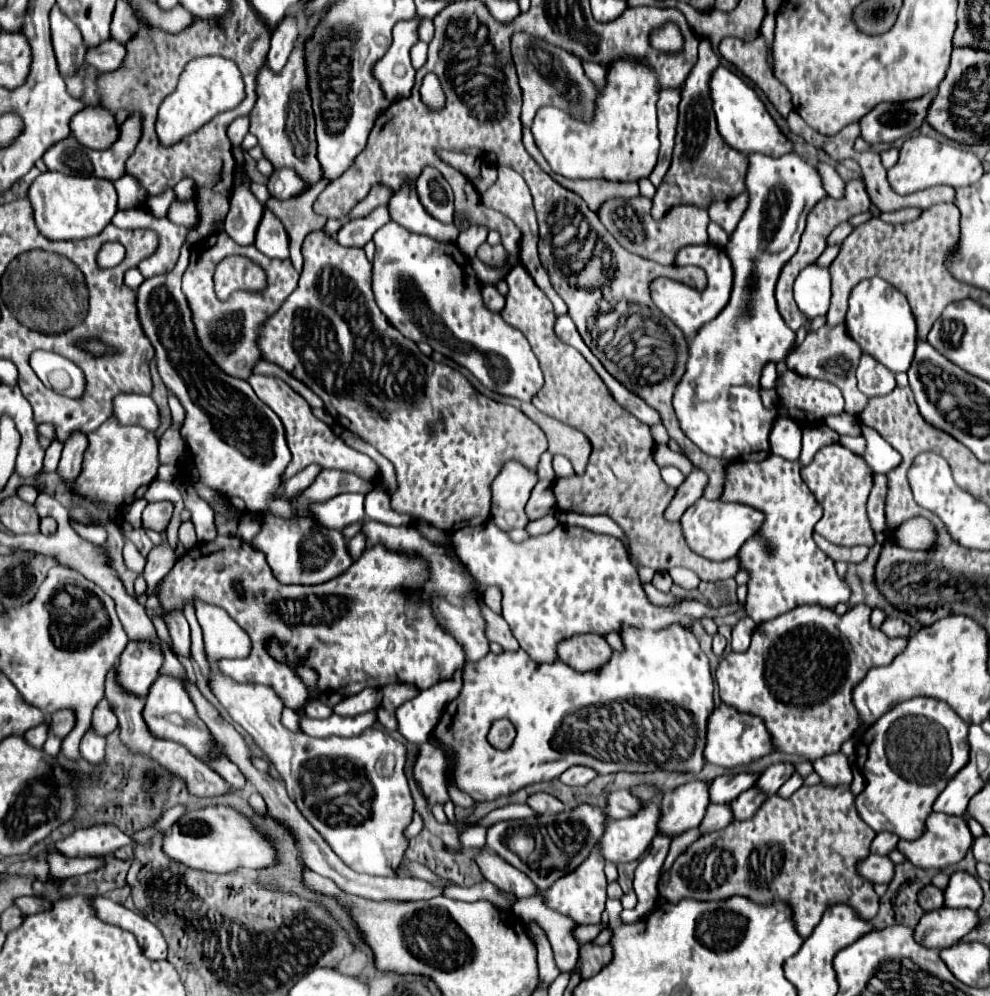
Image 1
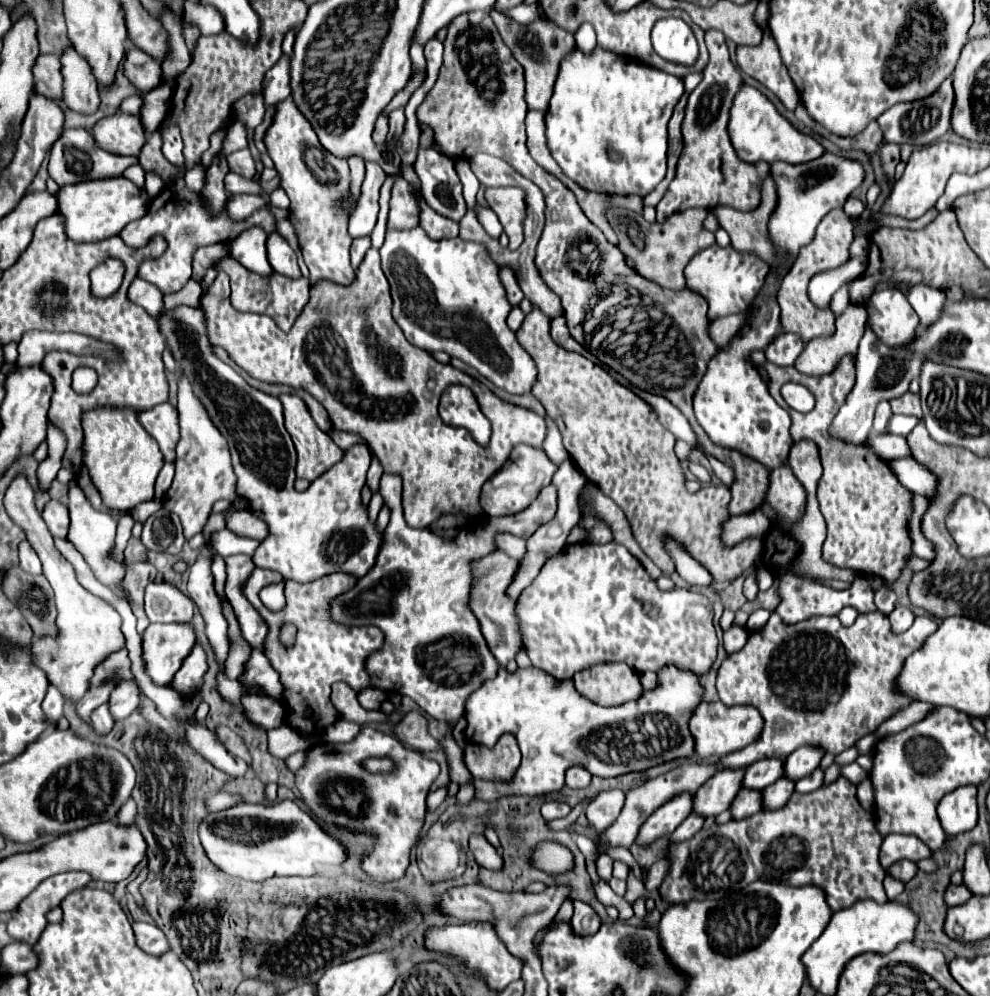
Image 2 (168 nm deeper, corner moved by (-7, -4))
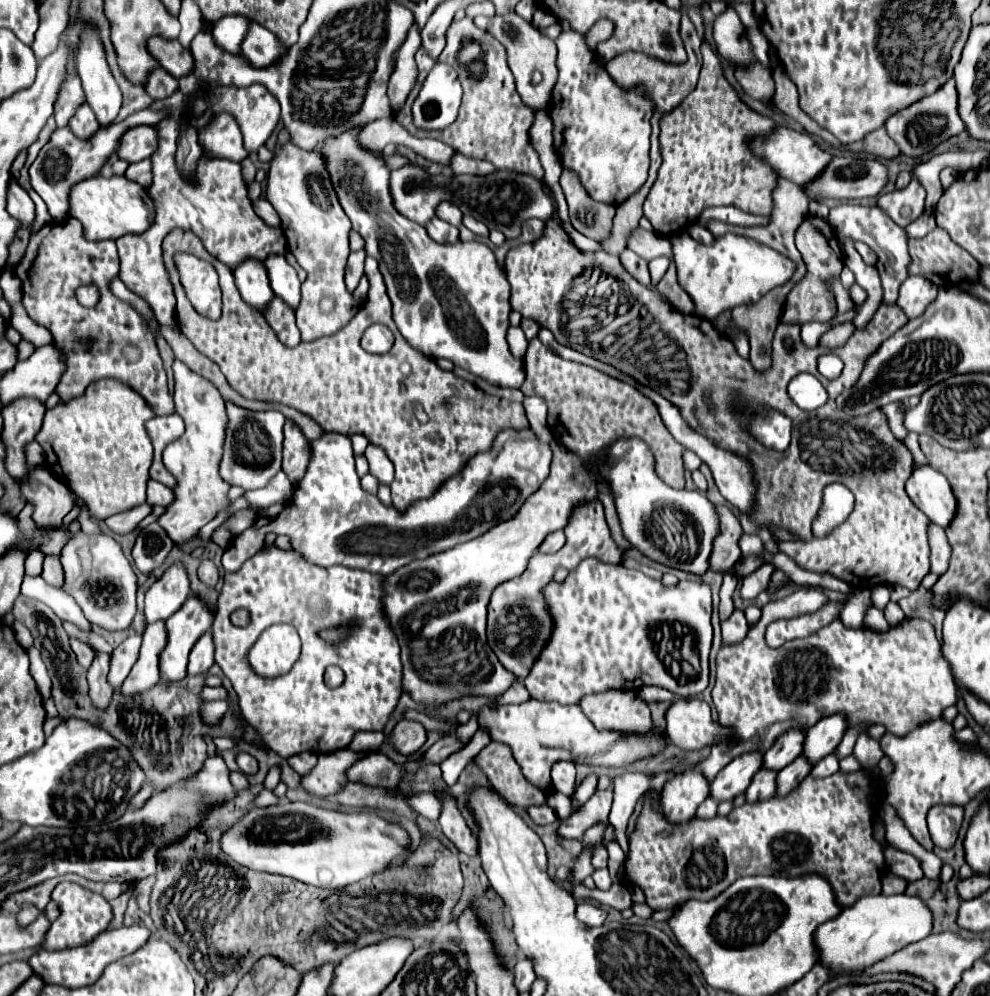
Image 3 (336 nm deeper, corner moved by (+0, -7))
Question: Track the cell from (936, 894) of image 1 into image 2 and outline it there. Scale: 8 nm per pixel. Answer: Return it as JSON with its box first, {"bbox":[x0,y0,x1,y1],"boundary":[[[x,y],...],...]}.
{"bbox":[946,885,970,907],"boundary":[[[950,885],[946,889],[946,905],[948,907],[956,907],[956,905],[962,905],[970,899],[970,891],[964,887],[964,885]]]}

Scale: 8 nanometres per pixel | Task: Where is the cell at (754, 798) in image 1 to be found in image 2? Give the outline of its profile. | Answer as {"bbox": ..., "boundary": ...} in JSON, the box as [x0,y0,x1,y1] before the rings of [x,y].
{"bbox":[762,777,794,811],"boundary":[[[782,777],[776,783],[772,783],[770,787],[762,789],[762,809],[764,811],[774,811],[774,809],[782,809],[786,805],[786,801],[790,799],[794,791],[794,781]]]}

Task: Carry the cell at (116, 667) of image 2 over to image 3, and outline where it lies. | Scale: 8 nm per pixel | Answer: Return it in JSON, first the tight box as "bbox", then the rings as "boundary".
{"bbox":[71,638,95,668],"boundary":[[[71,638],[71,648],[73,648],[73,652],[77,654],[79,664],[81,664],[83,668],[89,668],[91,662],[93,662],[93,658],[95,658],[95,652],[91,650],[91,646],[87,646],[85,642],[81,642],[81,640],[77,640],[77,638]]]}

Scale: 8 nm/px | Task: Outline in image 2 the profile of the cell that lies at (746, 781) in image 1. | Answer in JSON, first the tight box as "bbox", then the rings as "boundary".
{"bbox":[742,759,784,791],"boundary":[[[764,759],[764,761],[752,763],[750,767],[746,767],[744,779],[742,779],[742,787],[744,789],[762,791],[770,783],[778,781],[782,775],[784,775],[782,761],[778,761],[778,759]]]}

